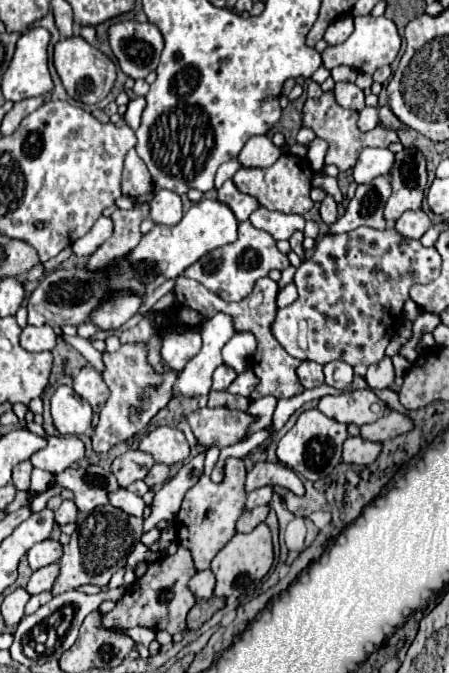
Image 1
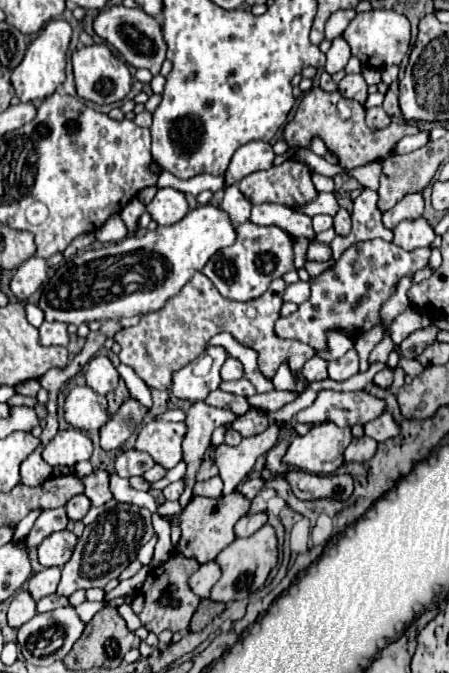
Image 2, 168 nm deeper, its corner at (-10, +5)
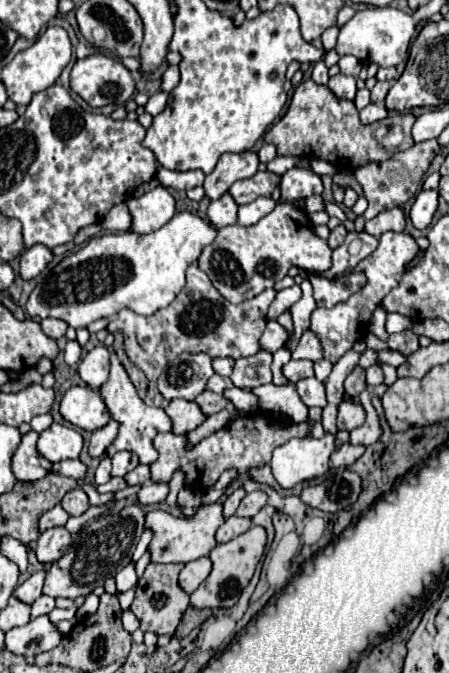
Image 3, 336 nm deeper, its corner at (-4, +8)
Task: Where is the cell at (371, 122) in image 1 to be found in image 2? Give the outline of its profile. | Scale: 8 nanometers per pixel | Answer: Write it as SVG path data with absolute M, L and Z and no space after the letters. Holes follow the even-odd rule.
M376 106L376 108L370 108L370 110L368 110L366 124L368 124L370 128L386 128L386 126L390 124L390 116L388 116L380 106Z

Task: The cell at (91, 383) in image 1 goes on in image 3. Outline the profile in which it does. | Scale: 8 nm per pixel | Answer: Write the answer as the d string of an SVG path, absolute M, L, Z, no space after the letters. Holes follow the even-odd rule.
M104 345L92 347L84 355L78 373L88 387L100 389L108 381L108 373L110 373L110 353L108 353L108 349Z

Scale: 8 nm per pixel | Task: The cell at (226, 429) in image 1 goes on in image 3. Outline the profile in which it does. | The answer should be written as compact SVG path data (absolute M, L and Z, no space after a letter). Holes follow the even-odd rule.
M172 399L164 411L172 419L172 433L176 435L192 431L206 421L206 415L196 405L196 401L188 401L188 399Z

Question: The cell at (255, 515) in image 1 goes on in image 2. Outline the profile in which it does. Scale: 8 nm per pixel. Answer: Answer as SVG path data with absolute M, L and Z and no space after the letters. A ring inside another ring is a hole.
M260 512L260 514L246 514L246 516L242 516L236 522L234 534L236 534L236 538L248 538L256 530L260 530L264 524L266 524L266 514L264 512Z

